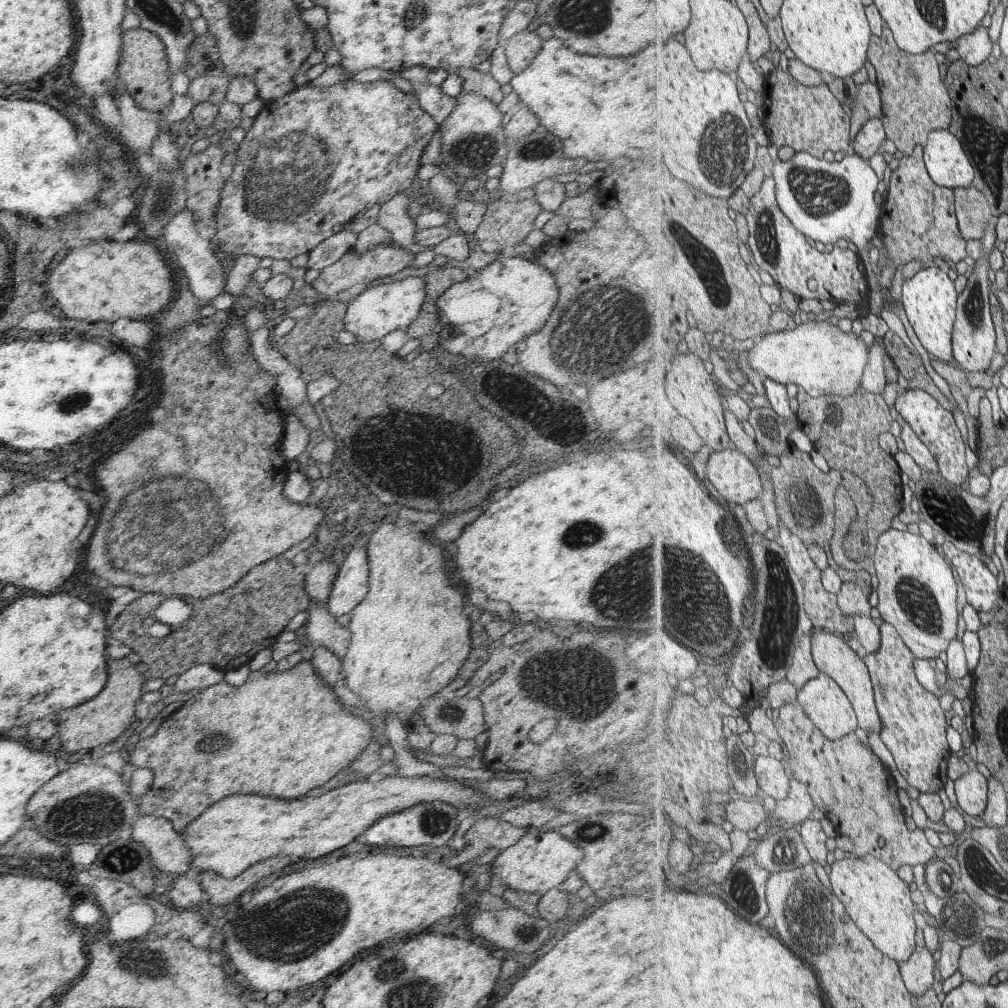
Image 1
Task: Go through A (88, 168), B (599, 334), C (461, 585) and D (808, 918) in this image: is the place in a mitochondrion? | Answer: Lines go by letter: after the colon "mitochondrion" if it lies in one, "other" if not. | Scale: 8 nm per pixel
A: mitochondrion
B: mitochondrion
C: other
D: mitochondrion

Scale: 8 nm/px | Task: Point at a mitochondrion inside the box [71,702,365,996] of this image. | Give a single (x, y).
(307, 915)

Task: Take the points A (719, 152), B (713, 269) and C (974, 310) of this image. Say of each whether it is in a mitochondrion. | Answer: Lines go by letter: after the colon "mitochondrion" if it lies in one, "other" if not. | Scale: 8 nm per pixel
A: mitochondrion
B: mitochondrion
C: mitochondrion

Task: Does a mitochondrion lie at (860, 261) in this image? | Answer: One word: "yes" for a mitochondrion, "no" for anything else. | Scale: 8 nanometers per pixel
no

